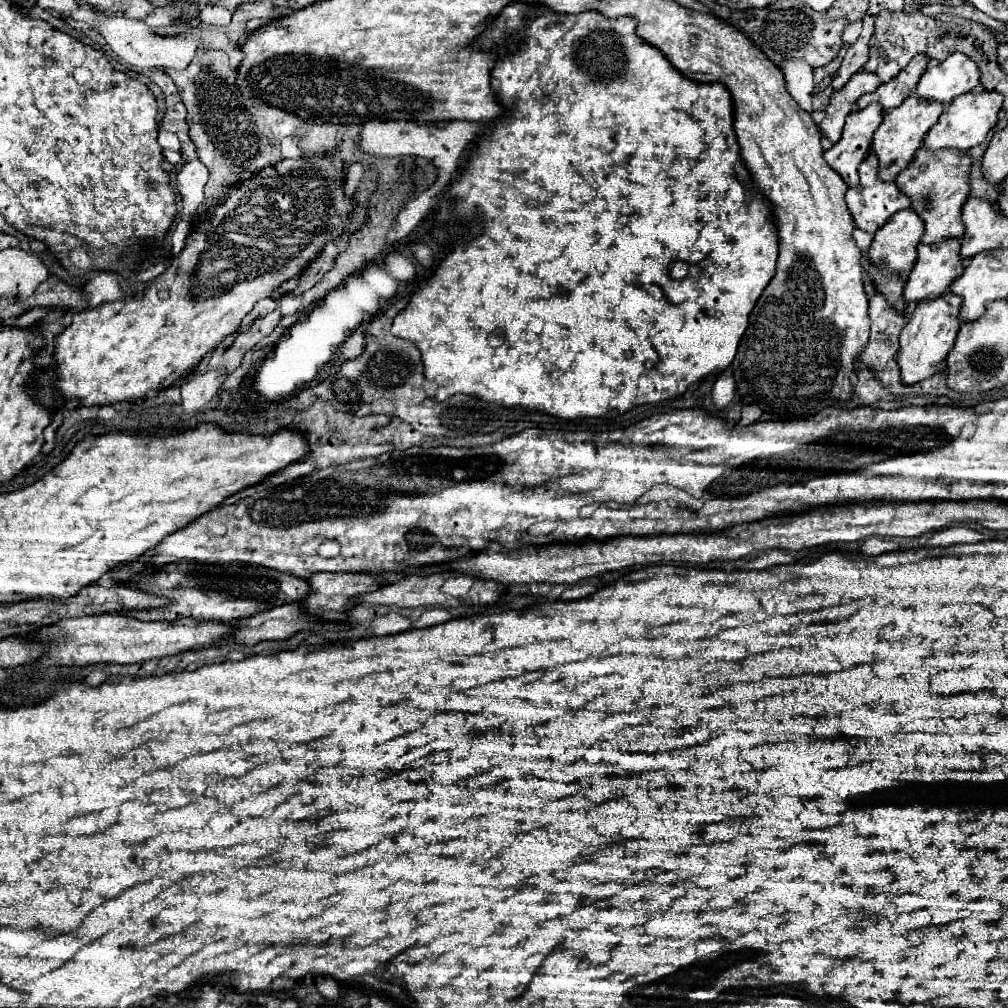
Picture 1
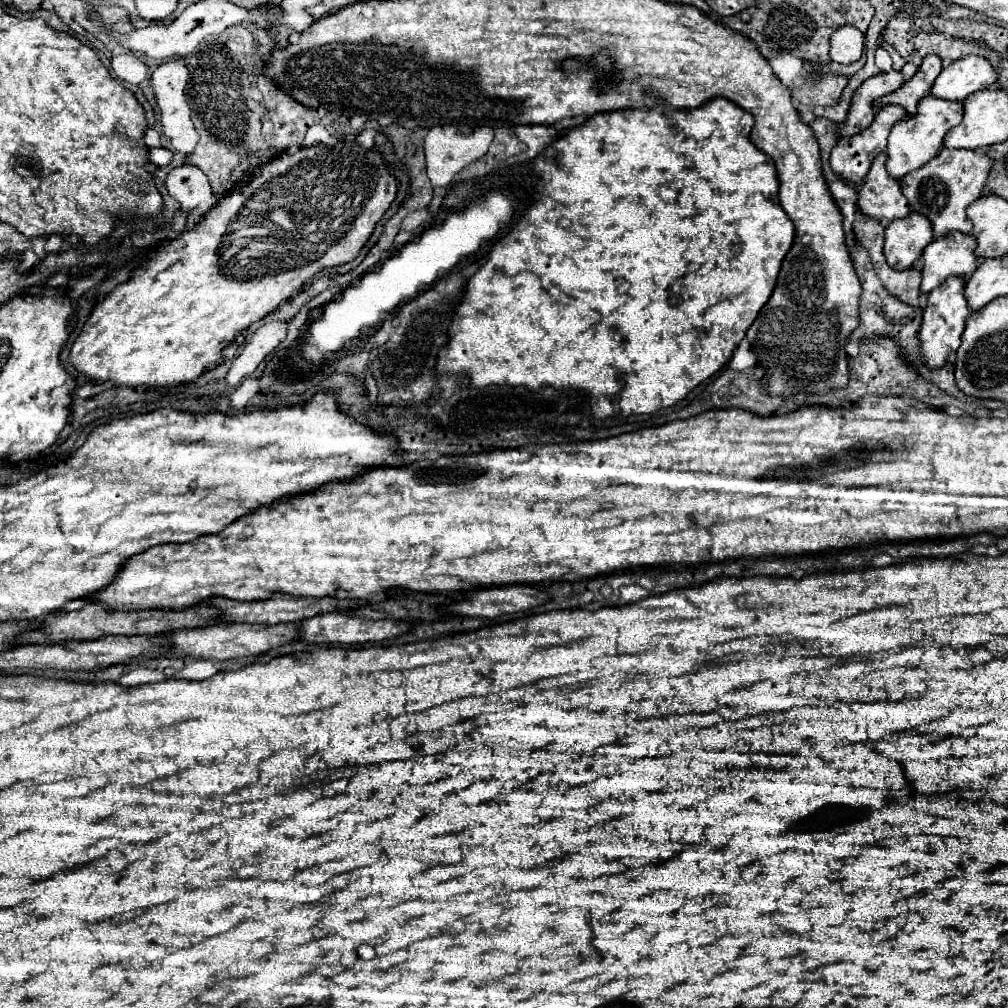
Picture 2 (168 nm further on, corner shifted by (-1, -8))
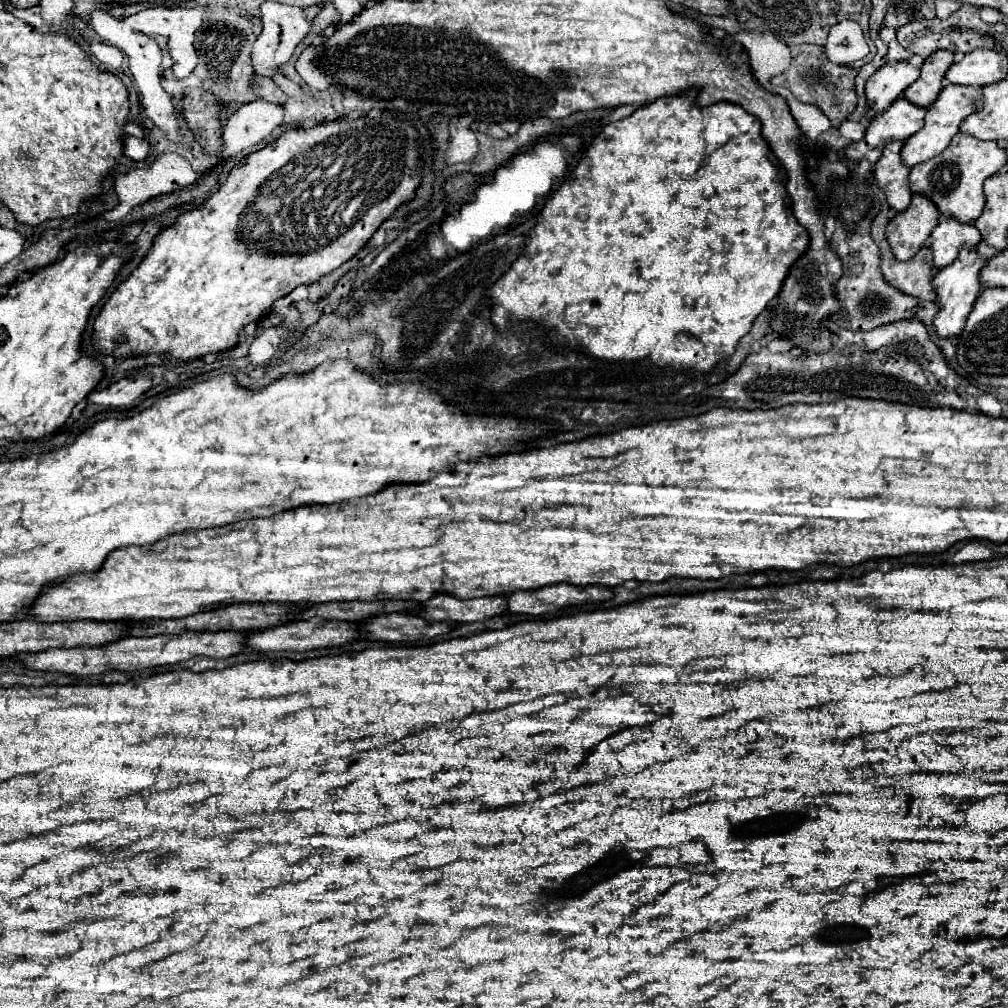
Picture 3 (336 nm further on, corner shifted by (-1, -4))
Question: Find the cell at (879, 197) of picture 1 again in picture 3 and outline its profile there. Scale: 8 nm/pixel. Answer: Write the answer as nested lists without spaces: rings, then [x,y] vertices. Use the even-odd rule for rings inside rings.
[[[904,141],[888,143],[880,161],[874,165],[874,177],[880,189],[886,193],[886,199],[894,211],[904,211],[910,205],[910,167],[906,167],[900,159],[900,149]]]

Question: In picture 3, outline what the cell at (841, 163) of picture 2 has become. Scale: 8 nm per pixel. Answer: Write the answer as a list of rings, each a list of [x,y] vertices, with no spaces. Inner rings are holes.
[[[898,97],[888,111],[876,115],[866,129],[864,139],[846,147],[846,157],[852,161],[870,161],[872,165],[880,159],[886,143],[896,139],[908,139],[924,127],[926,109],[910,103],[904,97]]]

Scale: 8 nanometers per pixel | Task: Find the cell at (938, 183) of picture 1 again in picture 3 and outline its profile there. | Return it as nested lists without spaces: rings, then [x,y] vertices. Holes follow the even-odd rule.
[[[956,133],[950,145],[932,161],[922,165],[914,165],[910,173],[910,189],[912,193],[924,193],[934,201],[940,213],[956,217],[960,221],[972,223],[980,217],[984,209],[984,179],[992,177],[1006,165],[1006,149],[1002,149],[996,141],[980,141],[966,133]]]

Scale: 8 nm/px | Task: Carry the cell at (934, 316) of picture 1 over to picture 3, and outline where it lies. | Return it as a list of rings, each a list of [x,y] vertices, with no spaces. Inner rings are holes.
[[[962,247],[960,255],[954,259],[954,263],[950,263],[948,267],[942,267],[940,271],[936,271],[932,285],[934,285],[936,293],[938,293],[936,303],[940,305],[940,313],[934,319],[938,337],[956,337],[964,329],[966,319],[968,319],[968,315],[970,315],[970,311],[974,307],[974,301],[978,299],[978,295],[982,291],[980,271],[982,271],[982,267],[986,263],[988,263],[988,259],[982,257],[976,247]]]

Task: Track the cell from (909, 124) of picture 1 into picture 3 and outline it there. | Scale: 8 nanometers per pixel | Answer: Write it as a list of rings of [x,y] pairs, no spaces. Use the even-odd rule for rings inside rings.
[[[946,85],[942,89],[940,97],[936,99],[936,103],[932,103],[928,107],[924,129],[920,129],[916,135],[912,135],[910,139],[904,141],[904,147],[902,147],[902,161],[904,161],[904,165],[914,167],[918,163],[924,163],[924,161],[940,155],[948,147],[950,139],[958,133],[960,123],[968,115],[978,113],[980,109],[982,109],[982,93],[980,93],[980,89],[966,87],[966,85]]]

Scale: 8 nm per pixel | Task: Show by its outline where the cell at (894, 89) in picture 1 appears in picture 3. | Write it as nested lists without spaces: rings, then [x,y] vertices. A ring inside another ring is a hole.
[[[952,51],[932,53],[922,65],[922,73],[918,81],[904,91],[904,97],[920,107],[930,107],[938,99],[944,87],[944,75],[952,63],[954,63]]]

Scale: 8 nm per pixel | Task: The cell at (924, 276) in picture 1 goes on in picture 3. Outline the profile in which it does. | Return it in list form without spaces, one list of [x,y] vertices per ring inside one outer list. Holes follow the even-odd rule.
[[[940,215],[940,221],[930,237],[930,247],[934,251],[934,267],[942,269],[950,265],[962,245],[978,245],[980,233],[974,223],[962,223],[958,219]]]

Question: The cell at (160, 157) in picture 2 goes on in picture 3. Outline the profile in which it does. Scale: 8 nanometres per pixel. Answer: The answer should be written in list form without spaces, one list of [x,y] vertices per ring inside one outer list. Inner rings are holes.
[[[124,135],[122,145],[124,145],[124,155],[126,155],[126,157],[130,157],[132,161],[144,161],[144,159],[148,157],[150,145],[148,145],[144,139]]]

